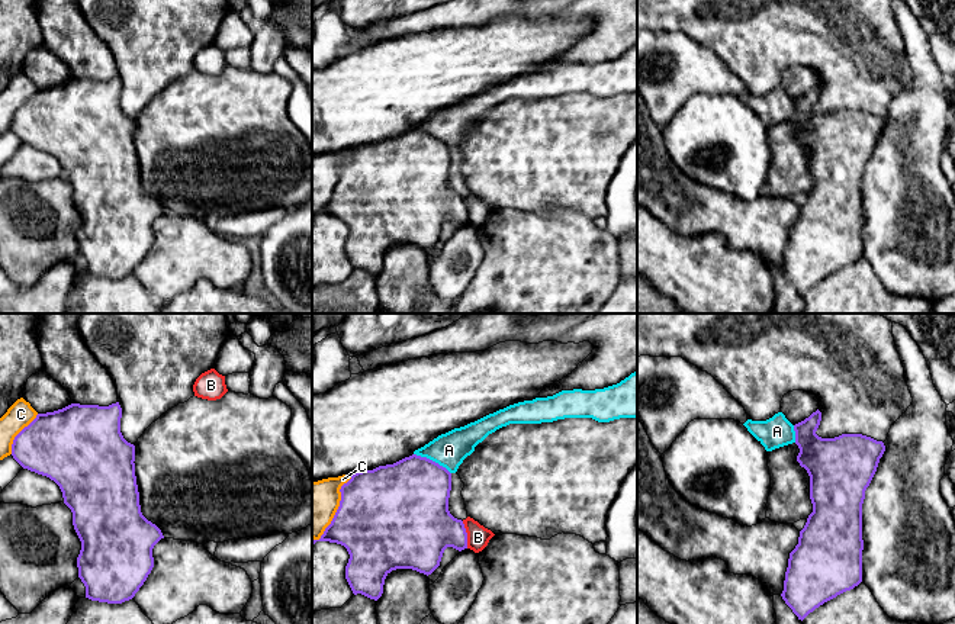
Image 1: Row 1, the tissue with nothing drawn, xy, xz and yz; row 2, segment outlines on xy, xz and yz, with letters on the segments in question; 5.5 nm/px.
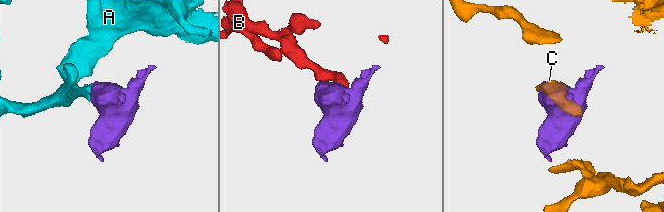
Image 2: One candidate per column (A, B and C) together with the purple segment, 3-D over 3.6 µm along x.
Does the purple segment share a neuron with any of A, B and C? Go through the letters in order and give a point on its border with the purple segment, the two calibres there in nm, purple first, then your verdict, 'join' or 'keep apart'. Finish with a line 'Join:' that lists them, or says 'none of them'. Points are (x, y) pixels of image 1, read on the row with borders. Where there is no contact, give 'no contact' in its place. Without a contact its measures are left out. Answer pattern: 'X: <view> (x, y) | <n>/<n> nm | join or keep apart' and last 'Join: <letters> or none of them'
A: xz (431, 460) | 440/190 nm | keep apart
B: xz (466, 534) | 340/130 nm | keep apart
C: xy (18, 434) | 380/150 nm | keep apart
Join: none of them

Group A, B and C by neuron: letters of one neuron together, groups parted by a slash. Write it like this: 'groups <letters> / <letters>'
groups A C / B

